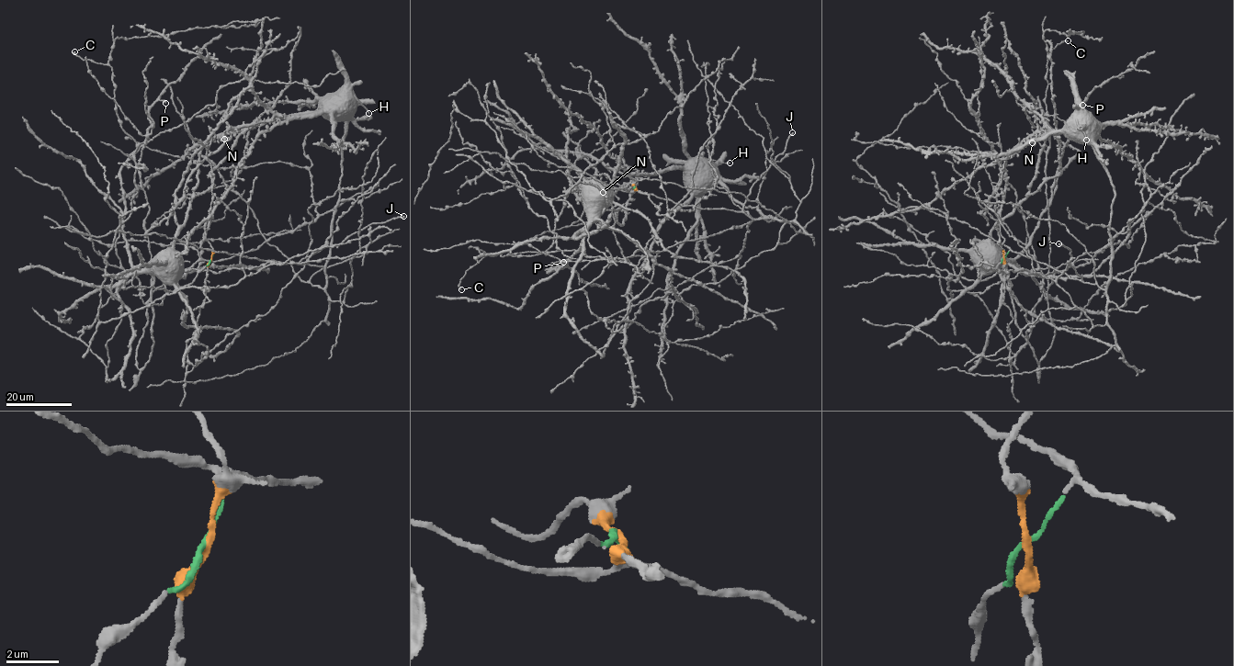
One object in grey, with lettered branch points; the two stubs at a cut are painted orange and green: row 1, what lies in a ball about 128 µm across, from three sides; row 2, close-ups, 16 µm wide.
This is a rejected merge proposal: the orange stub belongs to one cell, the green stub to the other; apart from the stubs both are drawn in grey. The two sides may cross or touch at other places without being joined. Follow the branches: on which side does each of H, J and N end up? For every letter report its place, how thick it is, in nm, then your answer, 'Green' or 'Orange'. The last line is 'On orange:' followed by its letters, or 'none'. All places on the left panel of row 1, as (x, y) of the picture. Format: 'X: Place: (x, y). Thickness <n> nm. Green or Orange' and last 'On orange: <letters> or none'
H: Place: (368, 113). Thickness 200 nm. Green
J: Place: (403, 216). Thickness 280 nm. Green
N: Place: (224, 139). Thickness 360 nm. Green
On orange: none

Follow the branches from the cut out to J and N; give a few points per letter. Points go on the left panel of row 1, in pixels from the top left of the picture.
J: (210, 259), (216, 251), (298, 263), (372, 223), (404, 216)
N: (210, 259), (216, 251), (325, 265), (345, 127), (325, 113), (277, 116), (228, 129), (224, 140)

